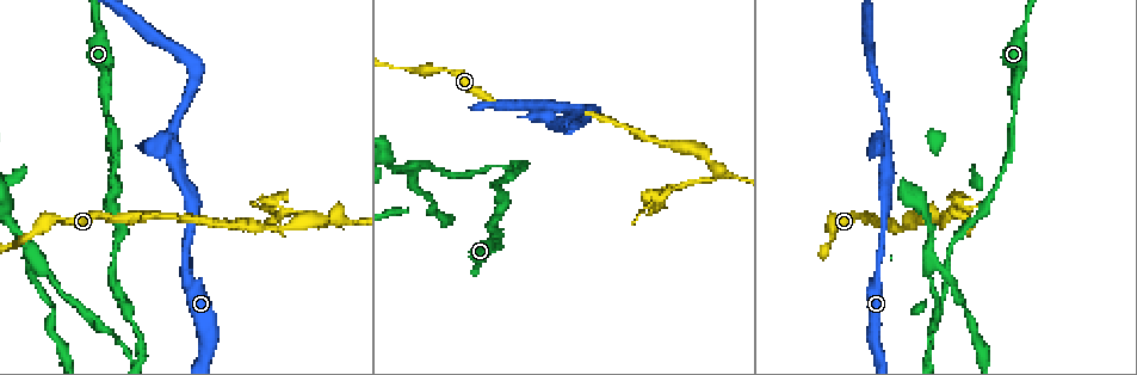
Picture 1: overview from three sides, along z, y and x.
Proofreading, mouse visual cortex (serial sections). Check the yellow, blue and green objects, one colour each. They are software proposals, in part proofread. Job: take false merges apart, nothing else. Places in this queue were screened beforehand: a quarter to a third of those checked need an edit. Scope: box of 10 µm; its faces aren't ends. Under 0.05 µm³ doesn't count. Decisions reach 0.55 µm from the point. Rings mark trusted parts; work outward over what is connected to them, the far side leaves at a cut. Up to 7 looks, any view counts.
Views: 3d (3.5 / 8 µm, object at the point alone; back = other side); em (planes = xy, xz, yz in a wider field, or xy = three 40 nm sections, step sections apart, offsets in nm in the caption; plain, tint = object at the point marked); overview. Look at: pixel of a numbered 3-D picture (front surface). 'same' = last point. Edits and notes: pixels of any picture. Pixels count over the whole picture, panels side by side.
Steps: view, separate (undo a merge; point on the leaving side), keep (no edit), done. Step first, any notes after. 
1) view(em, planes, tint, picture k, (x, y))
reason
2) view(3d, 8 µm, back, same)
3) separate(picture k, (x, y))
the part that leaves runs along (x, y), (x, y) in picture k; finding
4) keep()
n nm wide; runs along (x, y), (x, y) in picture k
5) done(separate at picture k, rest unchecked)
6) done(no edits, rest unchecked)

view(3d, 8 µm, picture 1, (718, 169))
sharp bend

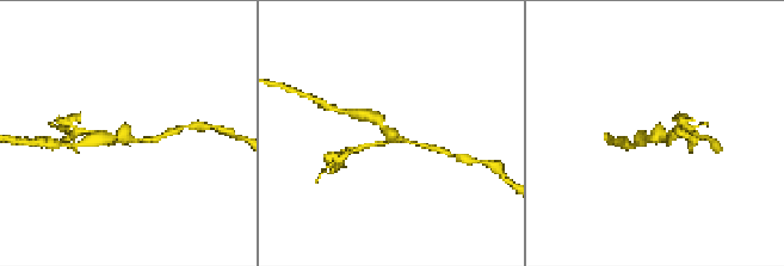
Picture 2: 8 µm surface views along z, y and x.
view(3d, 3.5 µm, same)

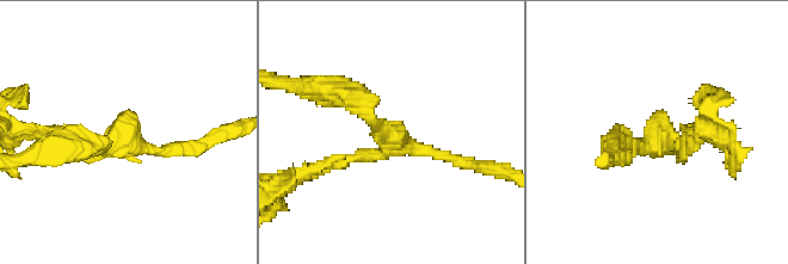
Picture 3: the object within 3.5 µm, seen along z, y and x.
separate(picture 3, (339, 160))
the part that leaves runs along (383, 155), (358, 155), (289, 177) in picture 3; two cells meet here

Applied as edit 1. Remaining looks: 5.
view(overview)
see it whole again

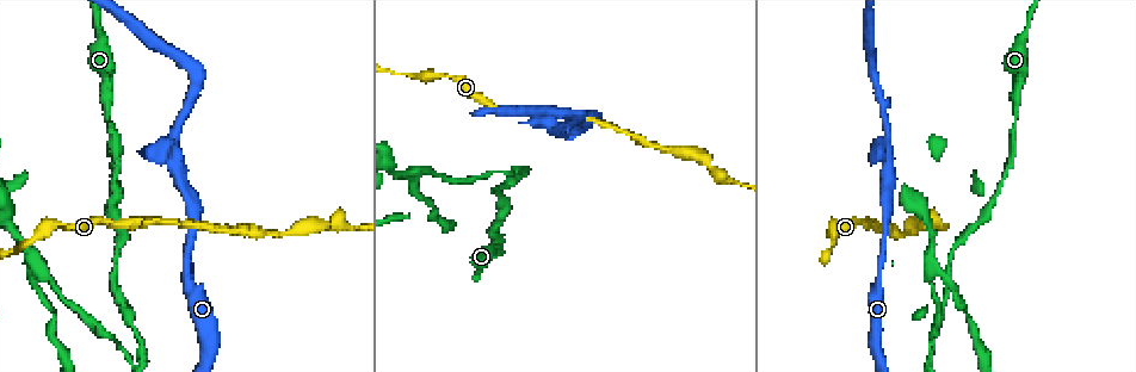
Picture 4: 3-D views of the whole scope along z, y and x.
view(3d, 3.5 µm, picture 4, (557, 136))
sharp bend

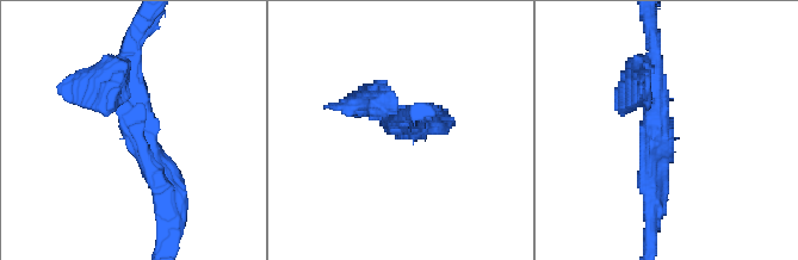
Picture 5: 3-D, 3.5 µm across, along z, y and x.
view(em, xy, step 5, tint, picture 5, (659, 114))

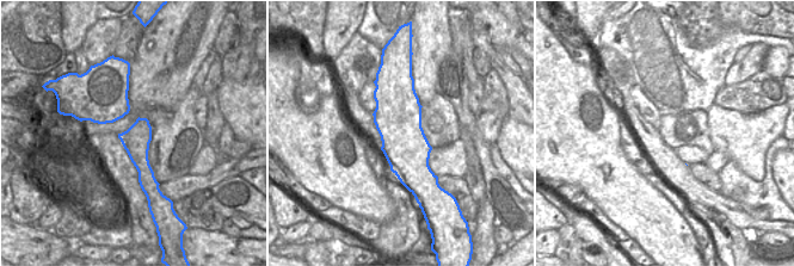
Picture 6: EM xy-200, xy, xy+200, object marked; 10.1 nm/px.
separate(picture 5, (76, 100))
arms of 150, 250, 300 nm; a second cell is stuck on

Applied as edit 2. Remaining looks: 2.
done(separate at picture 3, separate at picture 5, rest unchecked)

